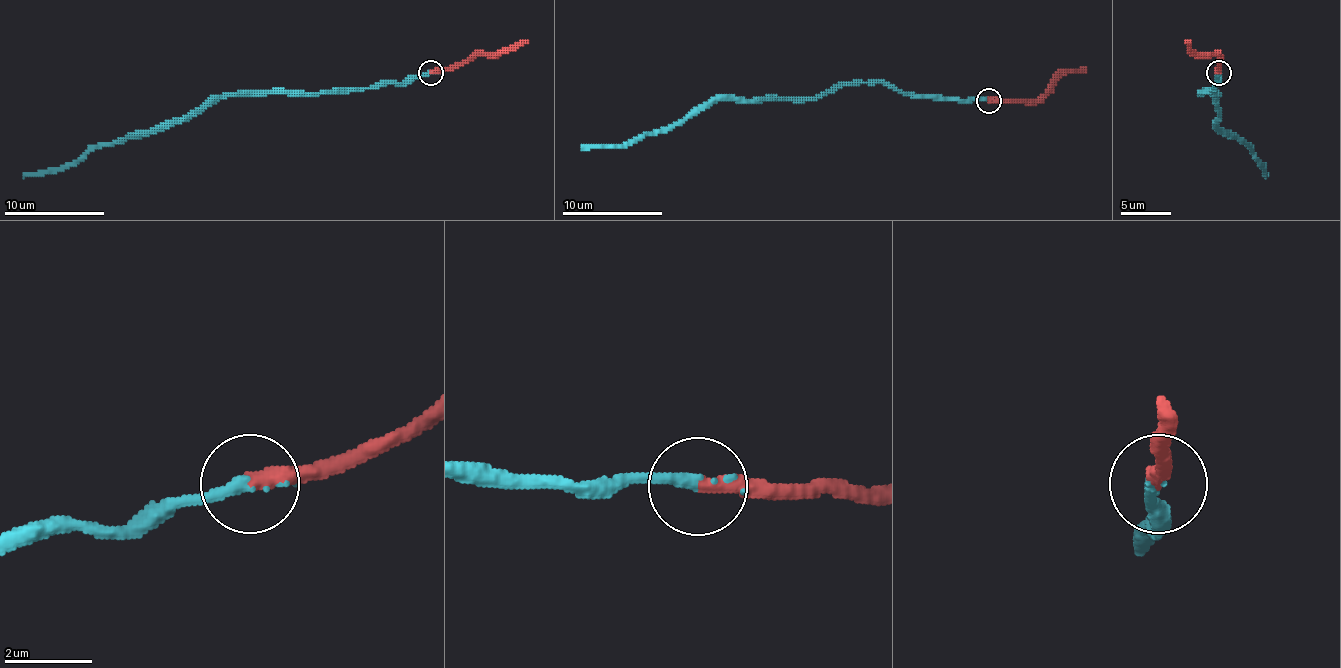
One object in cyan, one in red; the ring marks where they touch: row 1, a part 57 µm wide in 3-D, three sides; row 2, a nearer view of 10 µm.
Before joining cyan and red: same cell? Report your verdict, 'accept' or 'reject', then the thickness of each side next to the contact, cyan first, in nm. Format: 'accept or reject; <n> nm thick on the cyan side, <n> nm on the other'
accept; 220 nm thick on the cyan side, 400 nm on the other

